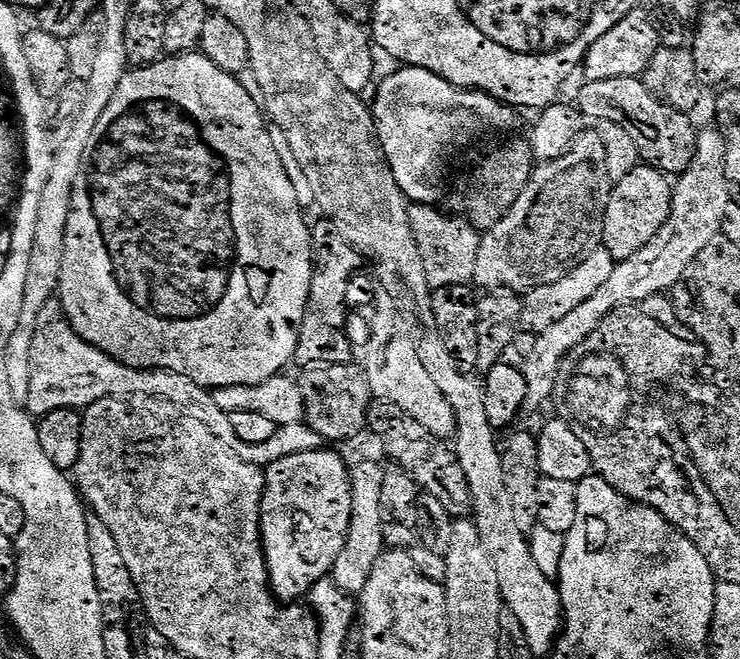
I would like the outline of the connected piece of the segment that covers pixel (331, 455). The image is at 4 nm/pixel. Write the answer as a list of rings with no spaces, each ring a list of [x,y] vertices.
[[[310,451],[281,455],[267,465],[264,474],[264,494],[260,497],[260,539],[271,587],[284,596],[304,596],[325,579],[324,575],[329,575],[335,560],[342,553],[351,524],[349,465],[344,465],[343,458],[336,452]]]

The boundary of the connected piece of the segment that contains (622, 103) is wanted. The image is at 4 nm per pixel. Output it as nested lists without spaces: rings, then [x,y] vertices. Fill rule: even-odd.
[[[632,77],[606,78],[605,81],[590,81],[583,85],[580,92],[580,104],[578,111],[581,117],[592,120],[601,120],[604,124],[613,124],[616,128],[621,128],[628,135],[628,140],[640,151],[641,161],[646,162],[647,167],[656,168],[659,172],[667,174],[669,177],[679,177],[691,166],[693,158],[696,156],[696,142],[698,139],[698,128],[692,125],[693,117],[673,108],[671,103],[659,100],[646,85],[643,79]]]

